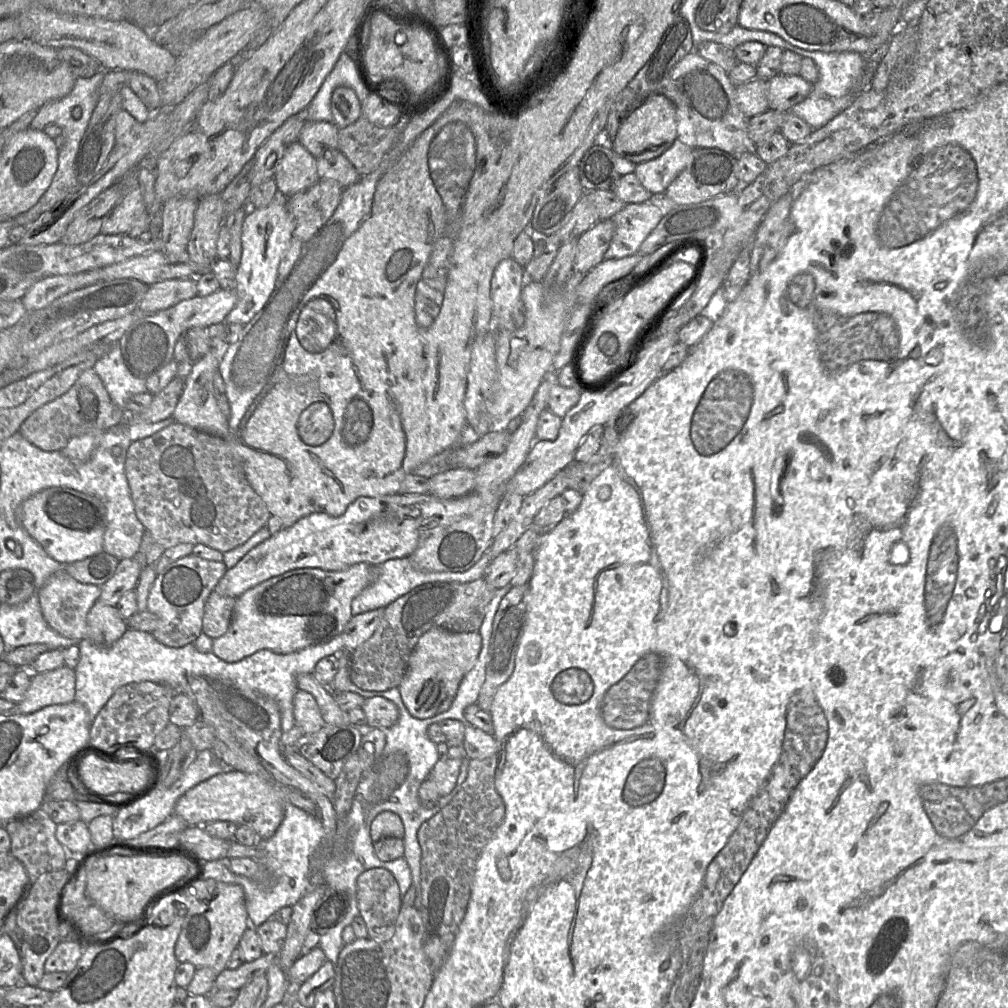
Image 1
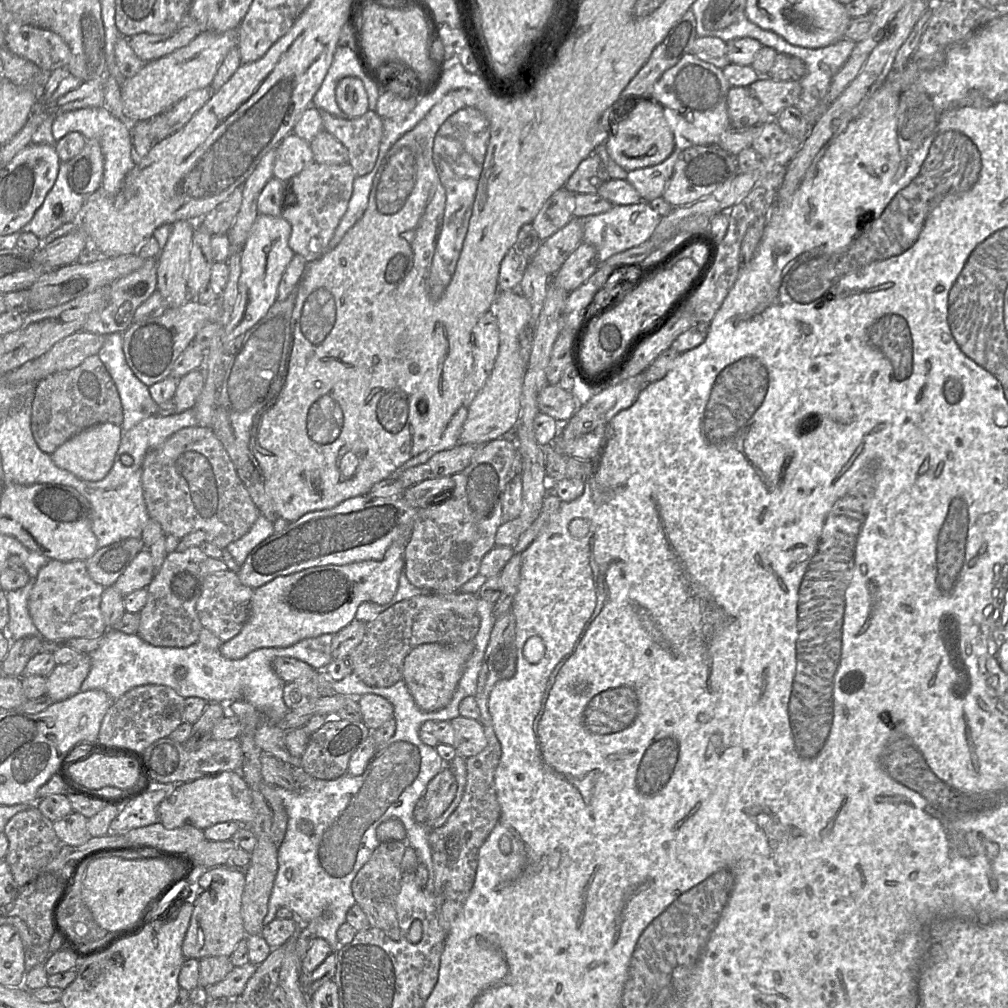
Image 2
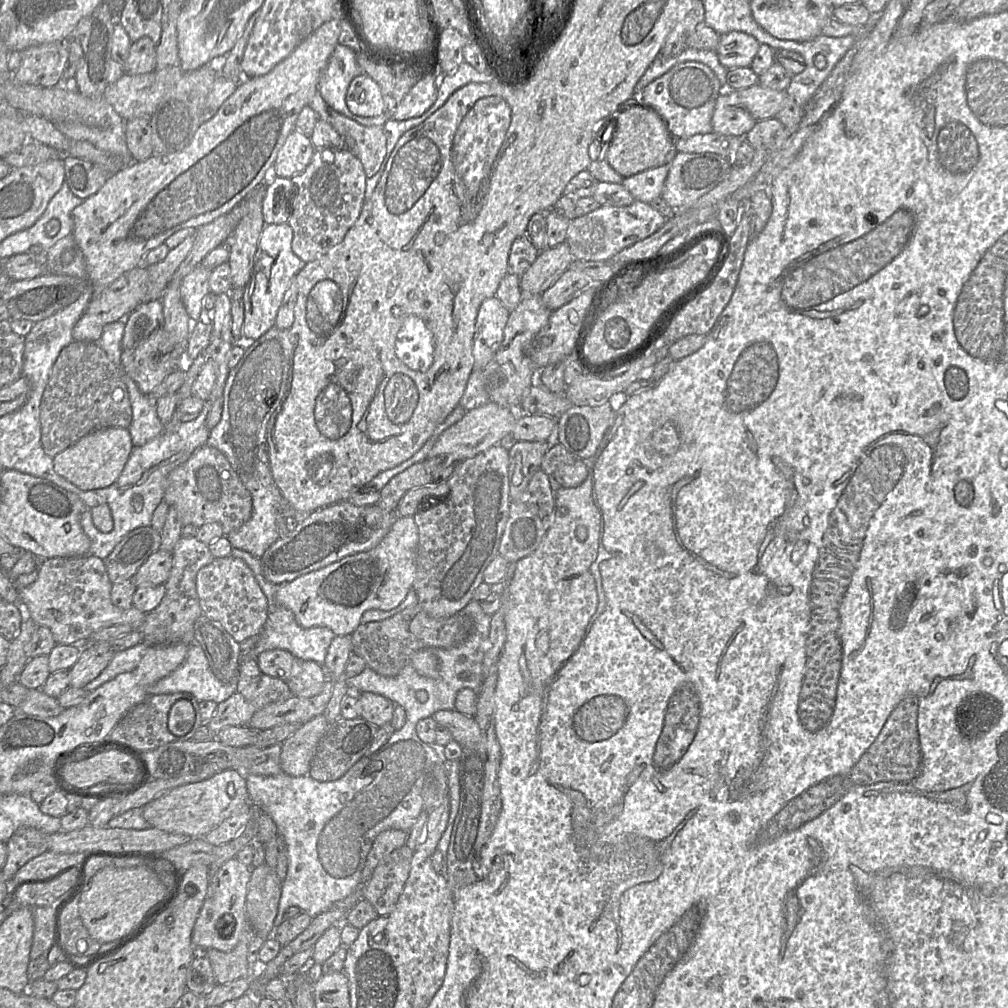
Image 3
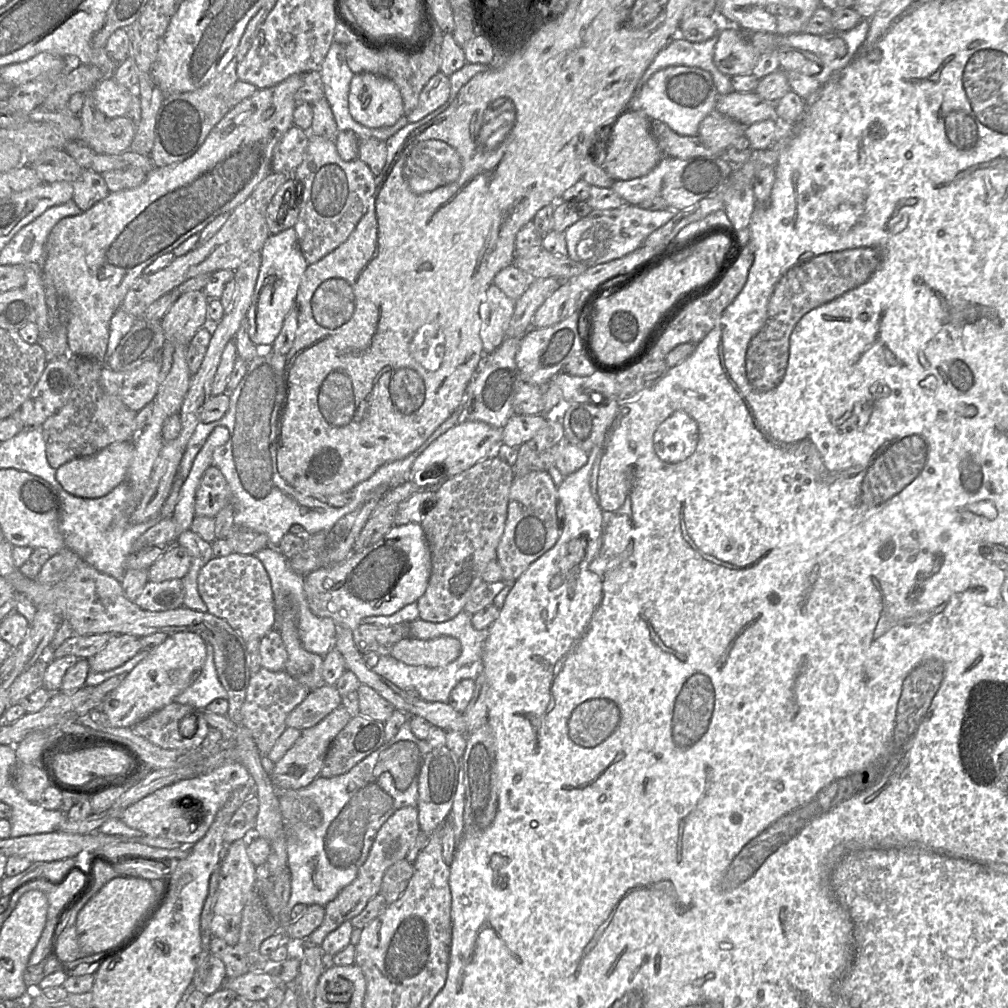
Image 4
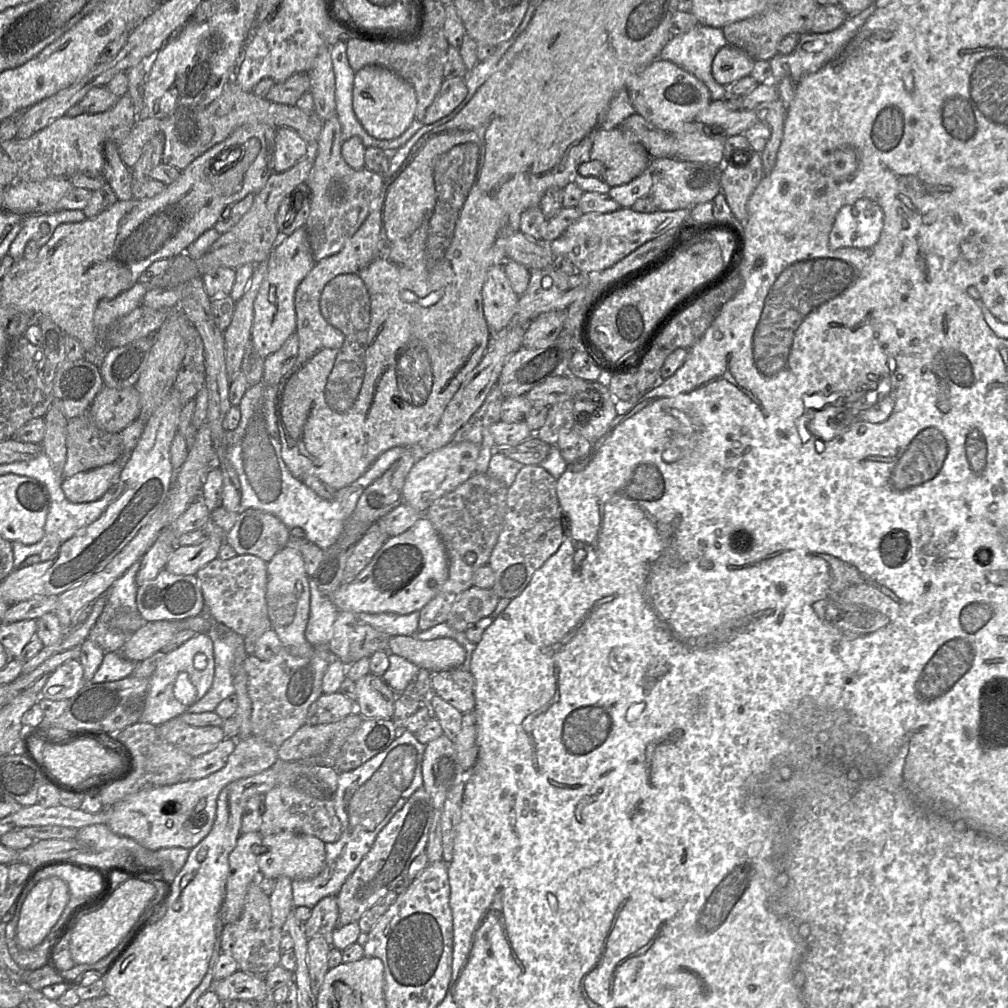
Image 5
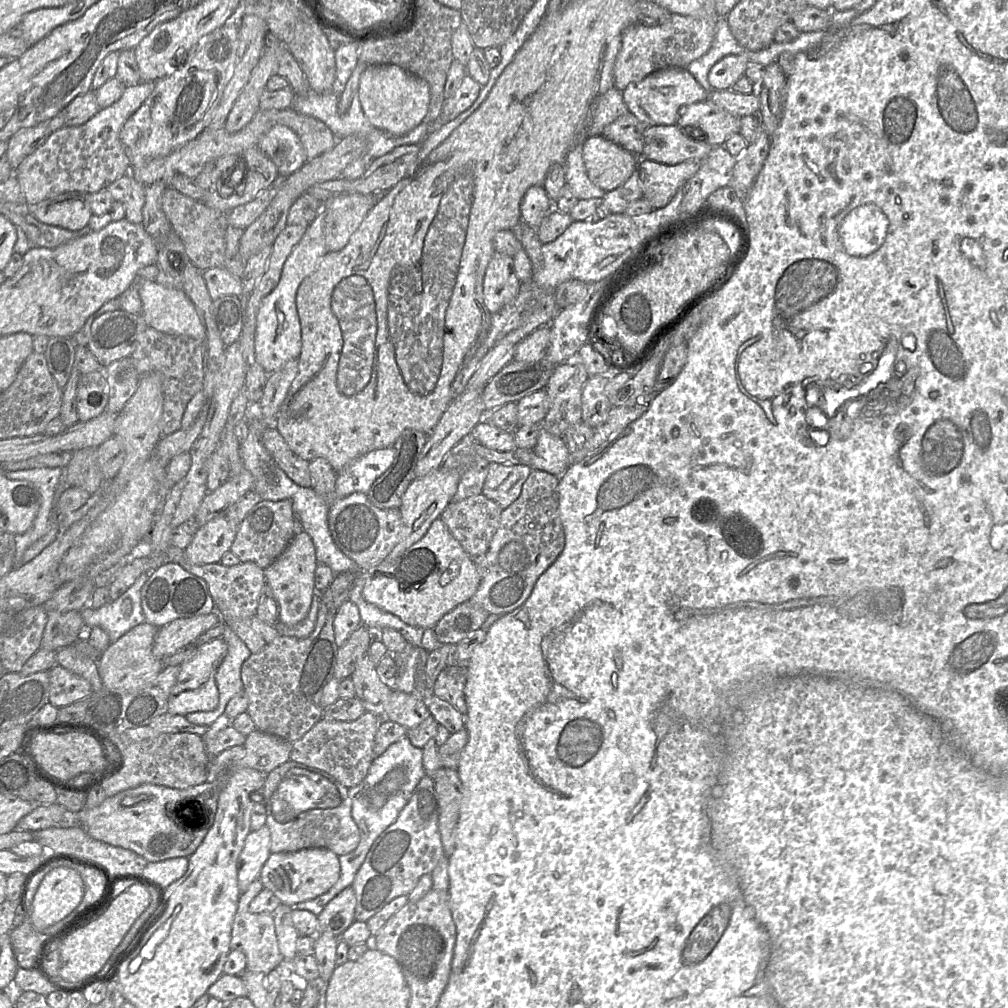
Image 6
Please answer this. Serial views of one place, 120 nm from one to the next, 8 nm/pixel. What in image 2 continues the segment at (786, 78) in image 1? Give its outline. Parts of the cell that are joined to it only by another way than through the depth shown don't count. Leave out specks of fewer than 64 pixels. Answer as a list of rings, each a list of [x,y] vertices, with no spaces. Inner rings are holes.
[[[760,76],[749,88],[762,104],[765,119],[775,119],[786,107],[795,106],[802,91],[799,79],[775,81],[768,76]]]

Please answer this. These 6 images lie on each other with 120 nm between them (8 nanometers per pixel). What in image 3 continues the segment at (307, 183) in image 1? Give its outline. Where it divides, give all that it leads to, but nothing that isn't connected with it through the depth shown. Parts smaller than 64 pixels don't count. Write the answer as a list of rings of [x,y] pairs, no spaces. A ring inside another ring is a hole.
[[[294,129],[280,148],[271,168],[274,177],[292,178],[310,163],[314,151],[310,136]]]

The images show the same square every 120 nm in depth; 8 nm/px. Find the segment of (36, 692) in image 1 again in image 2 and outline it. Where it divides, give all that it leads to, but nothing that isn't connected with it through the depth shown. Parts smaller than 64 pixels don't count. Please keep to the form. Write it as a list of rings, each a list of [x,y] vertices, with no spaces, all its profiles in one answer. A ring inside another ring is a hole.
[[[81,654],[73,662],[57,665],[47,676],[47,696],[53,702],[60,702],[78,694],[90,669],[89,654]]]

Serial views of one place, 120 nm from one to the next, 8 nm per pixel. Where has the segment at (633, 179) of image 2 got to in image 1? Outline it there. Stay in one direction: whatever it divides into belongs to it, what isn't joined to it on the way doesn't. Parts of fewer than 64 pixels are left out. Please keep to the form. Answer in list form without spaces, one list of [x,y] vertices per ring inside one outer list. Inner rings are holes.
[[[678,139],[660,156],[636,166],[634,171],[640,183],[652,194],[665,193],[668,186],[691,161],[693,148]]]

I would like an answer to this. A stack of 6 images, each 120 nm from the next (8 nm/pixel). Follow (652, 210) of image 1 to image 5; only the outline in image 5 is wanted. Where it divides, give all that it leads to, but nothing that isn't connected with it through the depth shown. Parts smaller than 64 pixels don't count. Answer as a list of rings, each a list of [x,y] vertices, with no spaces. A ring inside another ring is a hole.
[[[619,208],[610,213],[586,213],[568,226],[548,246],[553,255],[566,257],[578,272],[589,274],[607,269],[649,240],[659,237],[688,219],[690,209],[656,210],[651,213]]]

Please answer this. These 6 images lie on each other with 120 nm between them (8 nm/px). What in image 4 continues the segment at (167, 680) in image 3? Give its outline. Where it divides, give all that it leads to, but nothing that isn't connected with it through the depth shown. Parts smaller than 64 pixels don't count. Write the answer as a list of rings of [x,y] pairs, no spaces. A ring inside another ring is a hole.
[[[209,643],[206,645],[207,656],[201,673],[189,687],[174,699],[174,702],[188,704],[199,710],[205,710],[206,706],[217,698],[228,700],[228,693],[217,676],[213,648]]]

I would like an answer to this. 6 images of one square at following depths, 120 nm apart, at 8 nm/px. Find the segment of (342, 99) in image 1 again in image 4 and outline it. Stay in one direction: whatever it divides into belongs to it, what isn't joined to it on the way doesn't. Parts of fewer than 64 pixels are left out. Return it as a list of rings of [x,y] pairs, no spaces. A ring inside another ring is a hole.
[[[355,74],[350,82],[349,112],[356,122],[368,128],[390,127],[404,115],[402,96],[388,78]]]

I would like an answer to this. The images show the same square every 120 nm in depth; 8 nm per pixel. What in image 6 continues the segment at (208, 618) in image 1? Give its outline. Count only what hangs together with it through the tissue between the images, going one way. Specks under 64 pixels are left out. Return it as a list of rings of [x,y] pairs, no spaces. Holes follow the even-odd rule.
[[[170,546],[165,554],[167,562],[179,563],[188,572],[202,578],[208,584],[215,603],[215,611],[224,621],[226,618],[250,618],[256,615],[262,590],[266,584],[264,570],[254,562],[240,562],[234,566],[225,566],[221,562],[203,565],[190,564],[185,550]]]

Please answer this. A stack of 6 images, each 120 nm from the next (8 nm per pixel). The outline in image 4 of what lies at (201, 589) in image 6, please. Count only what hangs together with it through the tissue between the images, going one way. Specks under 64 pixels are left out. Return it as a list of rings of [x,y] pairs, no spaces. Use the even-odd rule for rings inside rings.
[[[181,579],[162,582],[149,581],[141,594],[134,600],[144,610],[166,611],[181,608],[184,605],[184,588]]]

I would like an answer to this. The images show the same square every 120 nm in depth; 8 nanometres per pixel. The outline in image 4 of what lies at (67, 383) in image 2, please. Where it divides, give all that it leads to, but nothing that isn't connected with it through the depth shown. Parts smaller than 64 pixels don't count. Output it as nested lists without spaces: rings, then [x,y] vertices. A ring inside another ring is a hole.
[[[75,356],[76,384],[69,401],[54,415],[45,420],[41,433],[45,441],[46,457],[52,468],[58,469],[63,464],[84,456],[93,455],[115,442],[135,439],[137,412],[127,407],[117,396],[108,394],[102,387],[100,377],[106,363]]]

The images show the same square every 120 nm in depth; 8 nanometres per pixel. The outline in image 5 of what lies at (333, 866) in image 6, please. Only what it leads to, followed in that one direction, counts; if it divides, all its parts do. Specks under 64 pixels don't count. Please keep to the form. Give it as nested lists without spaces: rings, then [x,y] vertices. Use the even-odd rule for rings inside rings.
[[[282,831],[262,839],[263,852],[258,857],[262,876],[276,880],[286,876],[291,880],[309,879],[317,876],[325,867],[325,843],[314,836]]]

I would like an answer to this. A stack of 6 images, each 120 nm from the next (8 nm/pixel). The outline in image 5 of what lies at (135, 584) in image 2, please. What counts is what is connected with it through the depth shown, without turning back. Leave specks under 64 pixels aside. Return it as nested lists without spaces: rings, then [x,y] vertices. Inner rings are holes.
[[[205,535],[203,541],[194,546],[177,546],[168,559],[165,569],[177,575],[195,575],[209,562],[218,558],[218,553],[224,539],[217,535]]]

